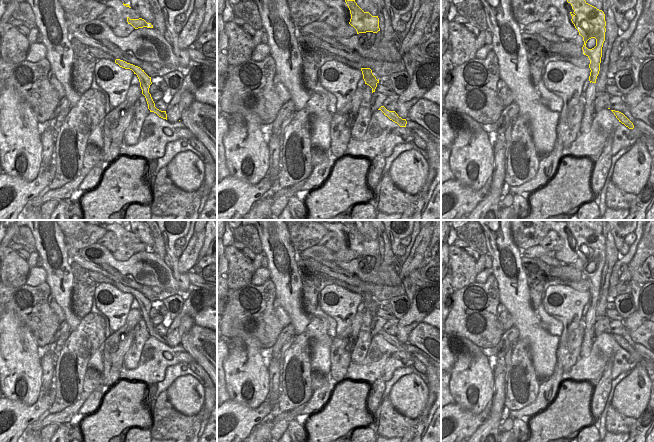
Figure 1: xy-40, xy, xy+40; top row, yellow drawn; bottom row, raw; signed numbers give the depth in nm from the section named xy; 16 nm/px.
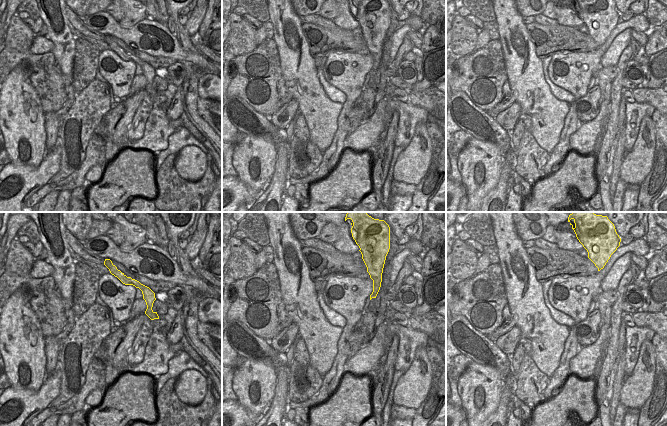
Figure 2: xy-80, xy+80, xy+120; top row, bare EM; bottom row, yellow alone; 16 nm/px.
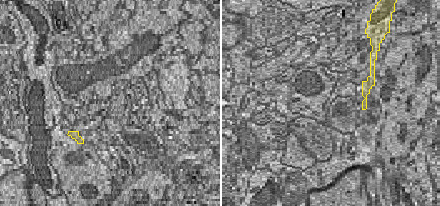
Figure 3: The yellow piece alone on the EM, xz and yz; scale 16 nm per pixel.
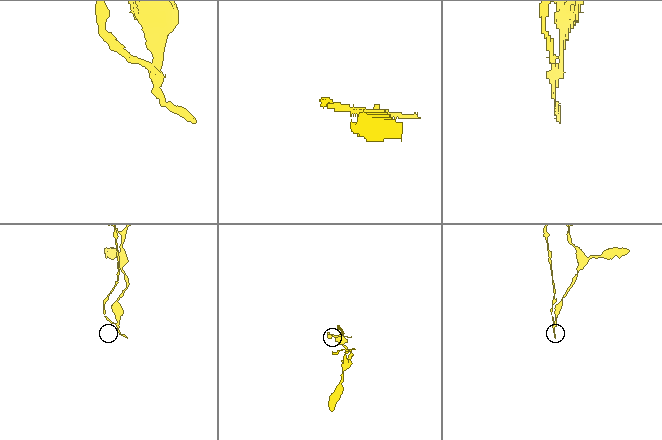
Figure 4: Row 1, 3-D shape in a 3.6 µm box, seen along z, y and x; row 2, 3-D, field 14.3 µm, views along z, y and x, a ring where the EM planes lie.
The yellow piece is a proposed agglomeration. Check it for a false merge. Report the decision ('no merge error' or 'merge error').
merge error

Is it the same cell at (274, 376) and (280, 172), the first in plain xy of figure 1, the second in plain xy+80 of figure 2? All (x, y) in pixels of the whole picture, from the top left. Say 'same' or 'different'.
same

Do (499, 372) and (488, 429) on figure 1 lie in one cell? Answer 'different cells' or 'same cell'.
same cell

